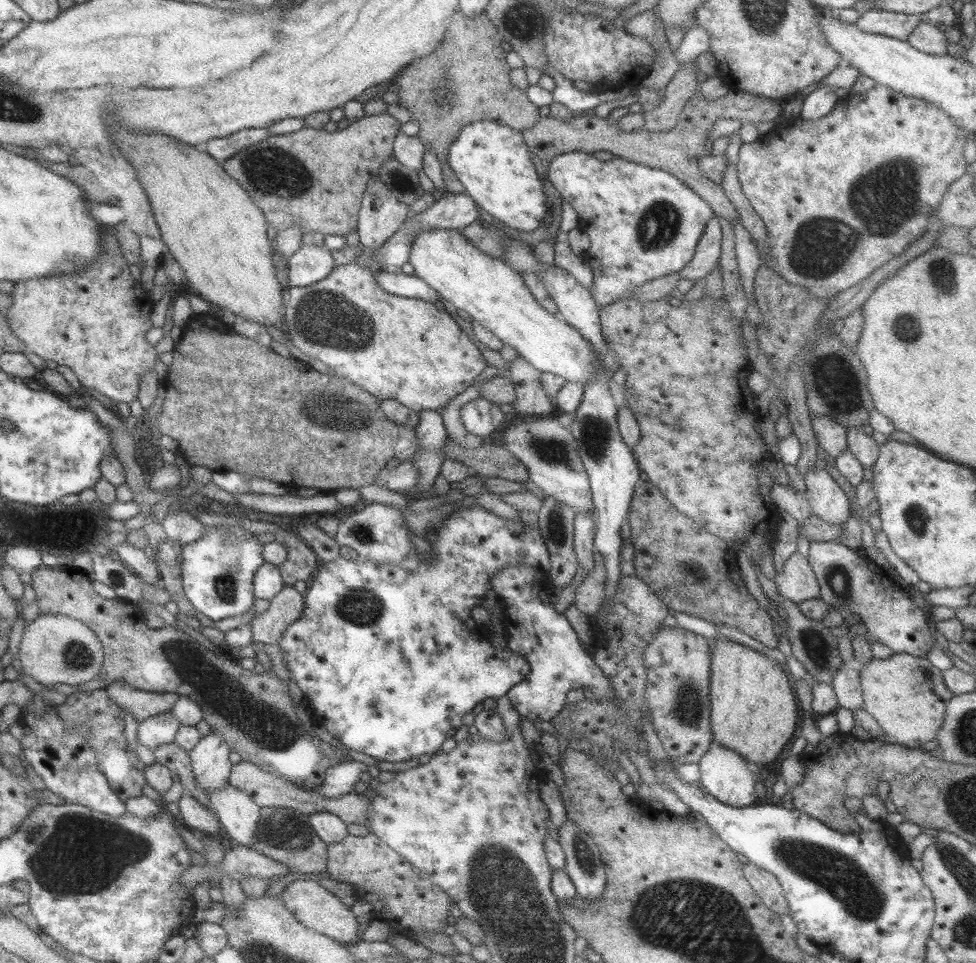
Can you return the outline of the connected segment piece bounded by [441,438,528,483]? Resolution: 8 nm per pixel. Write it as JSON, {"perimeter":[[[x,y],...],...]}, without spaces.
{"perimeter":[[[454,441],[443,442],[443,458],[455,459],[467,465],[471,475],[492,477],[523,483],[528,480],[527,467],[505,447],[490,441],[476,448],[467,448]]]}

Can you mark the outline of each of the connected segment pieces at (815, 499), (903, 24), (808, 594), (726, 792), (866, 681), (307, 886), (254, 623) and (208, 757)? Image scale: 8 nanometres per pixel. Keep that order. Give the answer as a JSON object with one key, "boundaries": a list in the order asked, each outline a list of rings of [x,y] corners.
{"boundaries":[[[[813,468],[807,470],[803,478],[805,494],[811,514],[815,514],[833,526],[845,524],[851,515],[850,503],[845,492],[829,476],[827,469]]],[[[869,9],[860,14],[854,24],[863,32],[882,34],[883,36],[906,41],[909,34],[911,34],[911,30],[919,23],[919,15]]],[[[797,550],[784,562],[781,570],[777,570],[773,582],[779,594],[794,603],[800,603],[819,596],[819,584],[812,568]]],[[[711,742],[710,748],[697,764],[700,770],[699,782],[715,800],[737,807],[749,806],[751,802],[755,802],[757,797],[753,793],[753,786],[755,781],[760,779],[758,772],[761,772],[760,776],[762,776],[763,770],[753,763],[747,763],[734,751],[721,747],[718,743]]],[[[893,653],[889,658],[872,657],[858,671],[862,691],[862,710],[865,710],[881,731],[894,739],[894,742],[908,748],[919,748],[933,741],[944,720],[946,705],[954,695],[945,687],[942,671],[931,665],[926,657],[919,658],[905,653]]],[[[301,879],[291,881],[283,888],[279,897],[283,899],[285,908],[291,911],[293,917],[307,929],[344,944],[359,941],[359,930],[357,929],[359,923],[355,919],[355,914],[318,881]]],[[[284,586],[268,601],[267,609],[249,622],[251,638],[261,644],[277,645],[285,627],[300,616],[304,595],[297,593],[293,586]]],[[[209,732],[207,736],[200,738],[189,752],[195,782],[205,794],[223,788],[228,783],[231,770],[229,753],[227,744],[215,732]]]]}

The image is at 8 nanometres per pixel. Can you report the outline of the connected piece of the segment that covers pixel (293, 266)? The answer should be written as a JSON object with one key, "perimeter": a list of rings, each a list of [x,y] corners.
{"perimeter":[[[302,246],[299,250],[296,250],[294,254],[289,258],[284,260],[288,269],[288,286],[304,287],[309,286],[315,282],[323,280],[335,267],[335,262],[331,257],[331,251],[325,246]]]}

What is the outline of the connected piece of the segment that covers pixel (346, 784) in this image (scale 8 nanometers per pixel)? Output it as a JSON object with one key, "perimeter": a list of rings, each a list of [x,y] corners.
{"perimeter":[[[337,762],[327,768],[325,778],[319,787],[314,788],[323,798],[337,798],[347,792],[352,792],[353,785],[359,781],[361,774],[367,776],[367,768],[361,762]]]}

